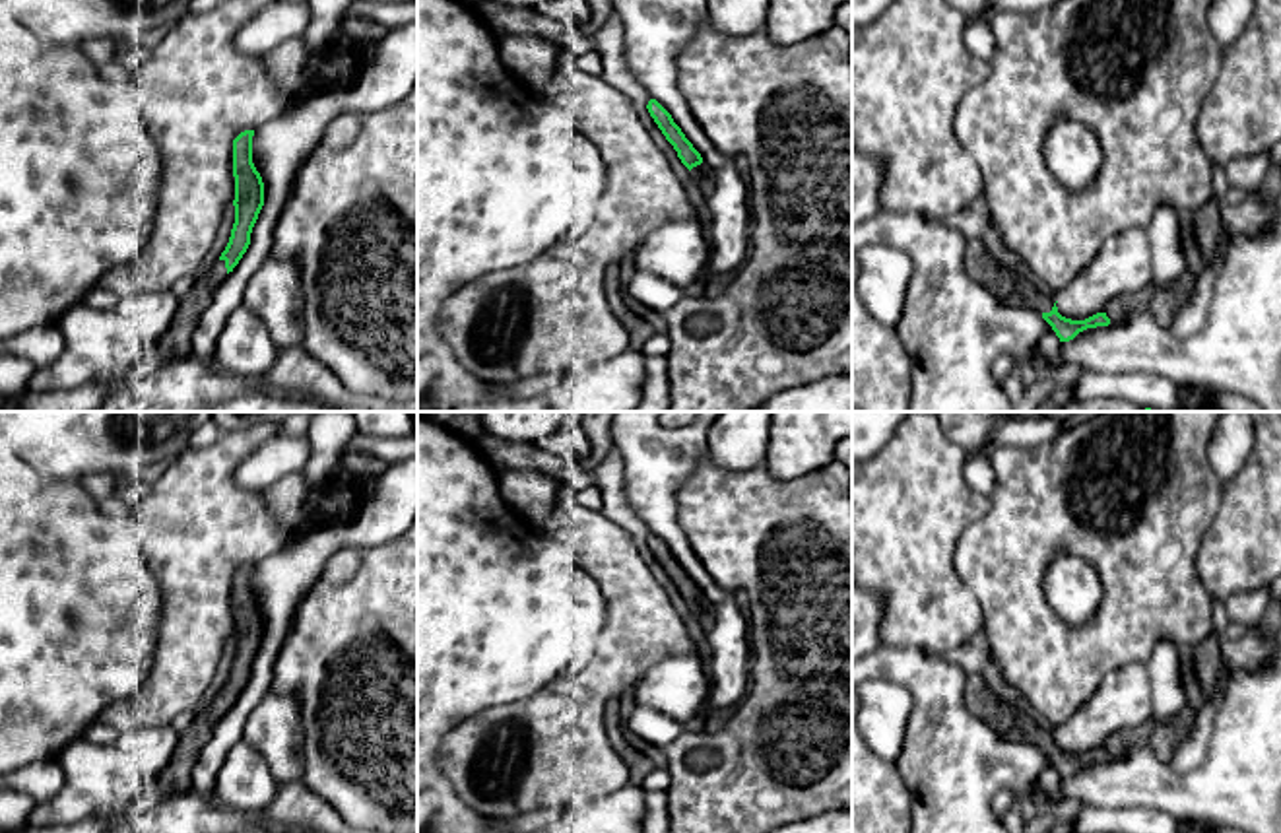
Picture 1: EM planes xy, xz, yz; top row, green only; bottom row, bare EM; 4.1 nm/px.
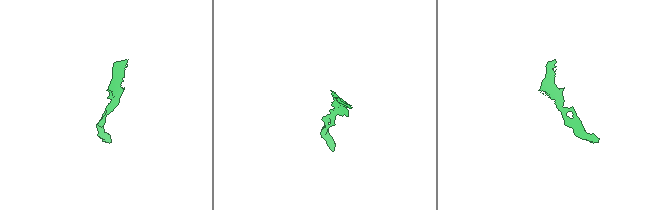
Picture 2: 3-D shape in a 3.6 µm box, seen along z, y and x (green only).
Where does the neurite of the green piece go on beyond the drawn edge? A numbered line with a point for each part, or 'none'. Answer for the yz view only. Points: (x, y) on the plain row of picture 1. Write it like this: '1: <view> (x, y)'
1: yz (1012, 723)

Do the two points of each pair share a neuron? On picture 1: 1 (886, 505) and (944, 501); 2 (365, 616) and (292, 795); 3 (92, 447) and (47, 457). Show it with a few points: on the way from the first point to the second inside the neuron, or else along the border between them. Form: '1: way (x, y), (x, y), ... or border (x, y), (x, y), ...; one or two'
1: way (899, 505), (930, 503); one
2: border (301, 779), (336, 810); two
3: way (80, 447), (59, 447); one

